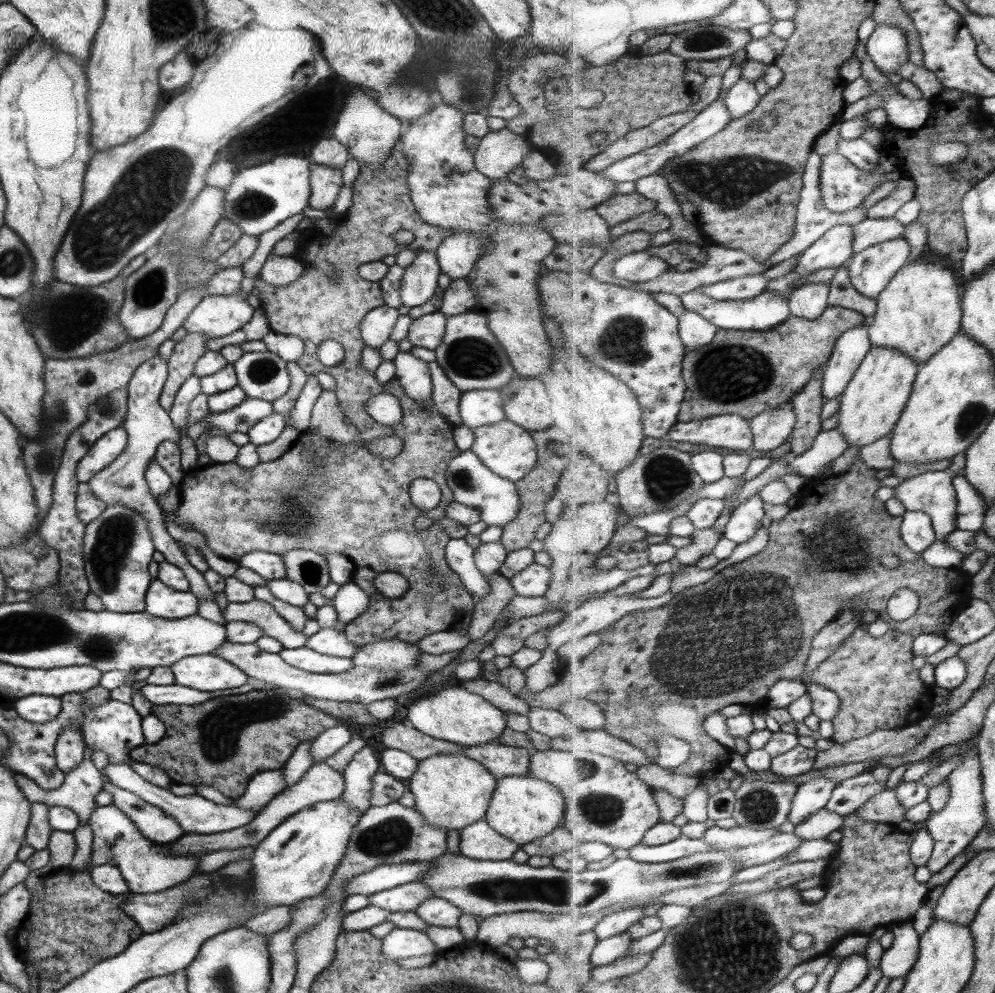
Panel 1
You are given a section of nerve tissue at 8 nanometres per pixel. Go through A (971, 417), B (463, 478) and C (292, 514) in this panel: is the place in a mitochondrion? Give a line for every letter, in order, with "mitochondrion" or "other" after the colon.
A: mitochondrion
B: mitochondrion
C: mitochondrion

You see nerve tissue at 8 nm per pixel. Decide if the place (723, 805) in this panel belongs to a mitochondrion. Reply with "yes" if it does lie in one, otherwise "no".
yes

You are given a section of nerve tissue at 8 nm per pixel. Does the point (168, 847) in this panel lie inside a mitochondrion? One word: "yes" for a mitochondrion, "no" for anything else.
no

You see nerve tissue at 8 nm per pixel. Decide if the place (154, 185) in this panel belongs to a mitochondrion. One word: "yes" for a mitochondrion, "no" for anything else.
yes

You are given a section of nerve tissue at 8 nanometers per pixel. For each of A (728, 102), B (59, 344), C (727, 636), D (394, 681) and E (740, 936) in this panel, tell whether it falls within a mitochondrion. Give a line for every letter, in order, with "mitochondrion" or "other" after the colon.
A: other
B: mitochondrion
C: mitochondrion
D: mitochondrion
E: mitochondrion

